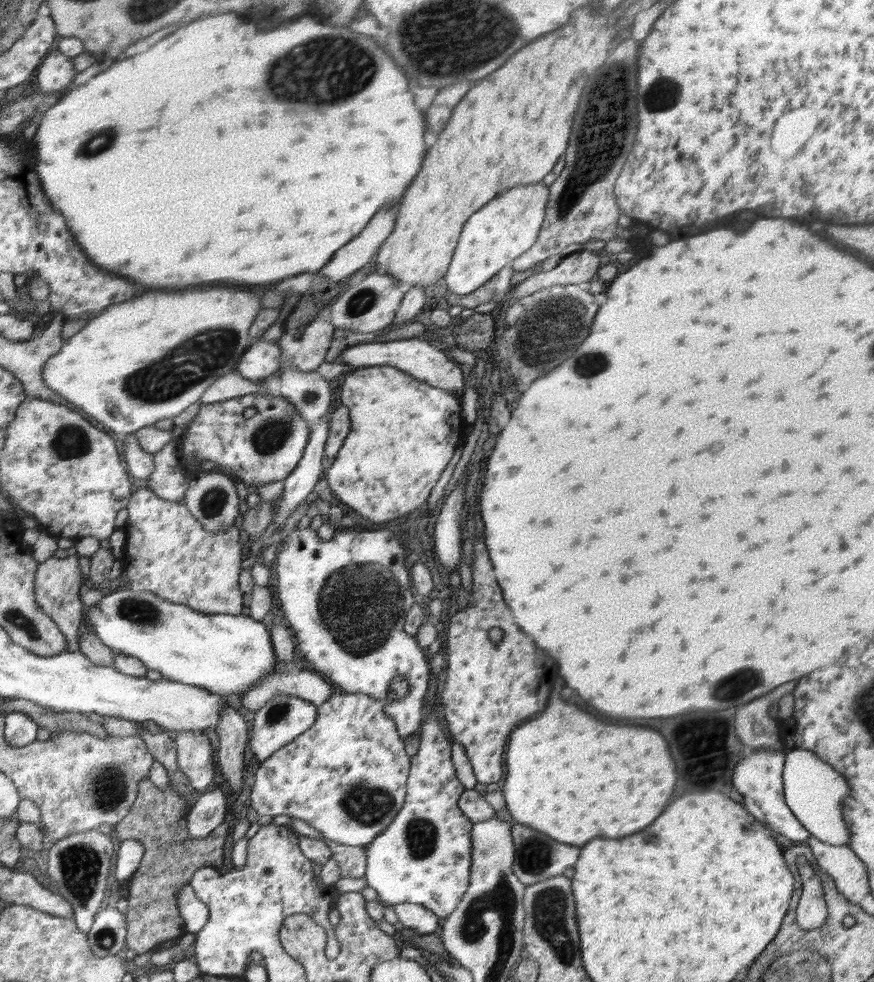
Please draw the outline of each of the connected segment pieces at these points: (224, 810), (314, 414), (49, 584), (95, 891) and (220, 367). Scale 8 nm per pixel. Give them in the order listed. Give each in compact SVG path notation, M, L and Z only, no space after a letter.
M226 784L212 792L204 792L188 814L188 836L206 838L216 828L230 819L232 799Z
M284 364L279 377L279 396L291 402L306 422L316 421L329 414L332 390L328 381L316 371L302 372Z
M78 553L63 559L52 556L39 564L38 572L35 574L35 601L67 636L68 652L80 650L78 628L82 626L83 619L83 614L80 614L82 602L78 598L80 584L82 584L82 572L78 566L80 557Z
M100 829L80 832L58 840L48 849L47 873L58 886L58 892L72 906L76 906L75 921L80 932L88 933L92 929L96 913L105 905L109 894L110 875L114 858L112 836L104 835Z
M228 288L194 290L194 292L168 292L168 294L166 292L160 292L160 294L150 292L150 294L144 294L140 298L128 300L126 304L116 304L110 310L104 310L104 314L98 314L95 318L90 319L90 322L84 328L65 340L63 349L57 352L45 365L43 379L50 389L63 396L72 406L82 408L89 417L93 416L98 422L102 422L114 432L124 435L135 433L146 426L156 424L158 420L178 417L184 410L200 401L204 391L211 384L214 384L217 378L234 370L236 362L240 360L240 356L244 352L247 352L252 343L252 337L248 335L248 329L260 310L262 310L260 294L256 294L256 292L232 292L230 294Z

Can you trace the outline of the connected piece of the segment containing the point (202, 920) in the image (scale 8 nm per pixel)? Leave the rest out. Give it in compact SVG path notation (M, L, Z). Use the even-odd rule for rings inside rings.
M190 884L180 887L175 894L180 918L185 923L186 933L198 933L206 924L209 908L194 892Z

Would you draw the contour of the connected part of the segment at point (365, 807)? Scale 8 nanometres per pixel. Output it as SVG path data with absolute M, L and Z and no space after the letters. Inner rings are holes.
M335 692L330 696L330 700L326 700L317 707L318 717L312 728L306 735L296 737L290 747L278 749L273 755L262 761L256 772L256 780L254 780L254 788L250 796L250 806L256 810L260 817L262 816L280 816L287 814L288 816L300 818L319 830L326 839L334 840L348 846L361 846L365 850L365 846L378 837L384 829L393 821L395 814L398 814L400 808L404 804L406 797L406 774L408 774L408 766L410 766L410 757L404 752L404 742L398 733L399 728L396 727L396 720L388 717L386 712L386 704L382 700L376 700L372 695L362 693L344 694L343 692Z

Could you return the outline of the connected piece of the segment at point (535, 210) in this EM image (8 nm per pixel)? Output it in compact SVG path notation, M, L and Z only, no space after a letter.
M544 183L518 186L516 190L508 189L508 194L500 194L500 198L484 206L480 214L474 213L472 222L468 222L468 226L463 226L464 238L459 238L460 250L455 250L456 262L452 262L452 270L448 270L447 276L444 277L447 290L459 295L470 294L479 286L486 284L501 268L510 265L515 258L530 249L539 236L542 223L546 220L547 205L550 202L548 192L549 187Z

